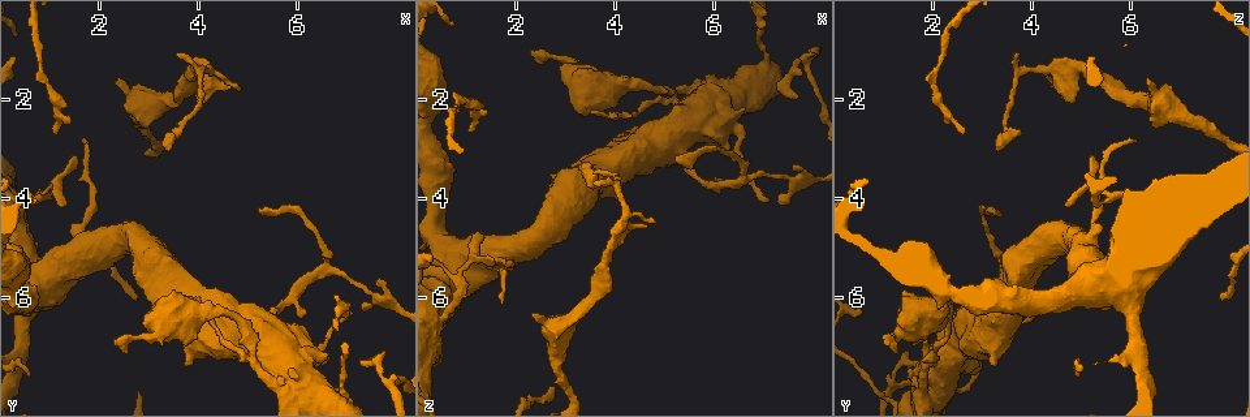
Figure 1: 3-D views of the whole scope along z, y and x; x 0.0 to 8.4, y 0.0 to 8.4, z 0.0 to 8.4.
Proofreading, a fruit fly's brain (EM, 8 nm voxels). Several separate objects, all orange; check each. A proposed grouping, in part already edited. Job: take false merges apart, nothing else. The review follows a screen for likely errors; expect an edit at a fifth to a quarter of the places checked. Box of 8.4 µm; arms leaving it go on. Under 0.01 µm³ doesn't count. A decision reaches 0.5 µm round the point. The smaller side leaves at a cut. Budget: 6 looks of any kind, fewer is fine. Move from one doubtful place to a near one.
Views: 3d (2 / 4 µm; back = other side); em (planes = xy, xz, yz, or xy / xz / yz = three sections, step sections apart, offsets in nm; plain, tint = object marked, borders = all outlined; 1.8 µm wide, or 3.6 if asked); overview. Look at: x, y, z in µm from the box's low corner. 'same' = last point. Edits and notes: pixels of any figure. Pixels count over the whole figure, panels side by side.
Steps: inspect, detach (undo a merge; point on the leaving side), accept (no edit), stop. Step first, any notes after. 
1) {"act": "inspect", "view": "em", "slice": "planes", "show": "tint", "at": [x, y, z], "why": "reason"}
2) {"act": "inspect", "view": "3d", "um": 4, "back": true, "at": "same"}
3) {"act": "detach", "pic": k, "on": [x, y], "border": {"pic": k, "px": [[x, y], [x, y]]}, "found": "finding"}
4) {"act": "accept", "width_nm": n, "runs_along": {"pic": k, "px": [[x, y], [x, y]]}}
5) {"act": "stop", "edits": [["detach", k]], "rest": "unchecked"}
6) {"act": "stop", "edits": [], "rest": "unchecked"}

{"act": "inspect", "view": "3d", "um": 4, "at": [5.90, 7.10, 2.45], "why": "sudden change in width"}

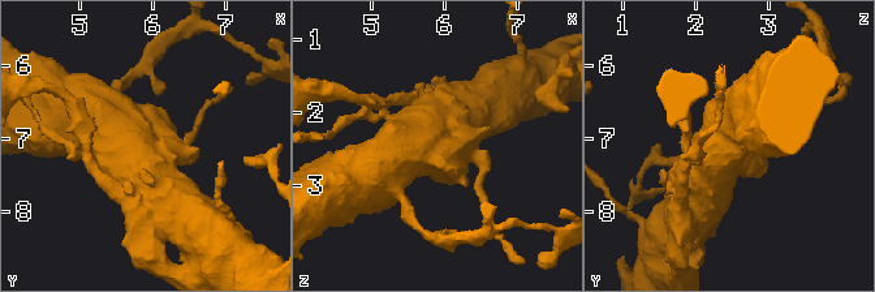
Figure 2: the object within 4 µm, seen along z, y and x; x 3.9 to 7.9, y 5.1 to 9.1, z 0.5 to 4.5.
{"act": "inspect", "view": "em", "um": 3.6, "slice": "planes", "show": "plain", "at": [5.85, 7.10, 2.45], "why": "shape alone is not enough"}

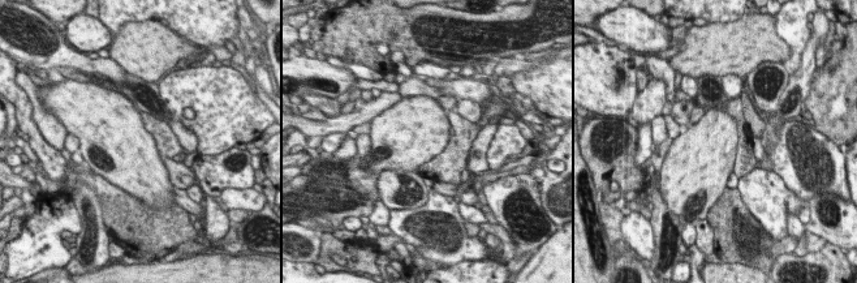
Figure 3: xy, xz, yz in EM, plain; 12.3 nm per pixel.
{"act": "inspect", "view": "em", "um": 3.6, "slice": "planes", "show": "tint", "at": "same"}

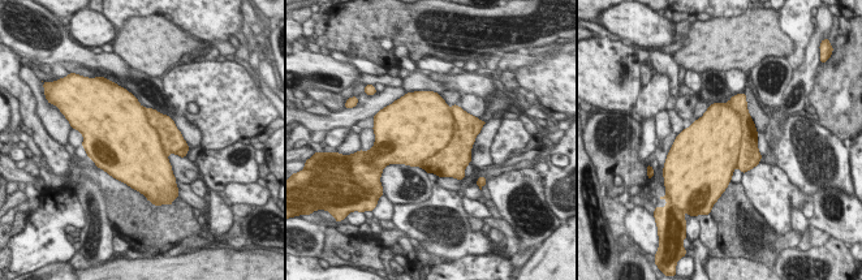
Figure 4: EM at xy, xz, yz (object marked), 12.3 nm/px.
{"act": "detach", "pic": 4, "on": [749, 153], "width_nm": 800, "border": {"pic": 4, "px": [[728, 102], [741, 125], [736, 166]]}, "found": "a second neuron is stuck on"}

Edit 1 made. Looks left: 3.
{"act": "inspect", "view": "3d", "um": 4, "back": true, "at": [0.60, 5.85, 5.10], "why": "thick turns thin"}

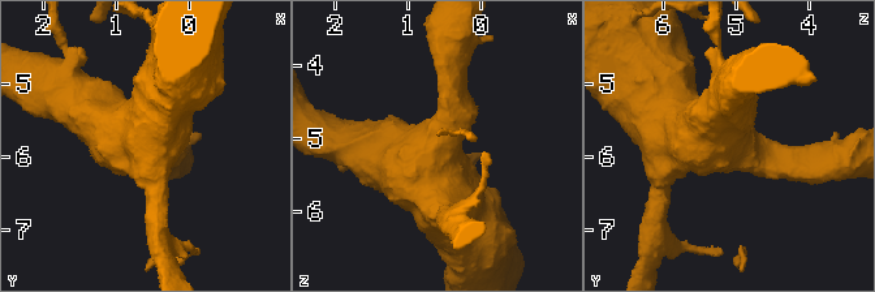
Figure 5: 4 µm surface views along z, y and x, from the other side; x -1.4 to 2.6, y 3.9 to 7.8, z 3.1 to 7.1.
{"act": "inspect", "view": "em", "um": 3.6, "slice": "yz", "step": 4, "show": "borders", "at": [0.55, 5.85, 5.05], "why": "shape alone is not enough"}

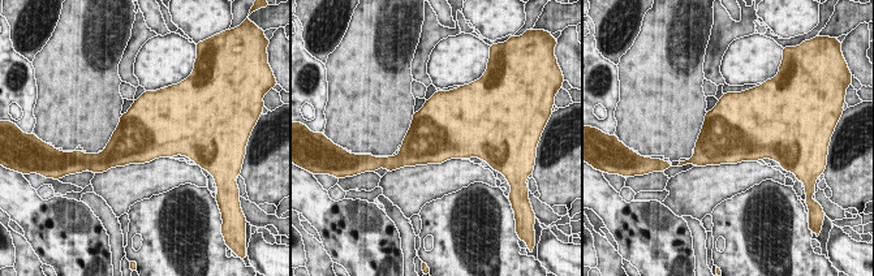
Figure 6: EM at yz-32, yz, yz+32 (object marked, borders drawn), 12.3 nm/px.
{"act": "accept", "width_nm": 750, "found": "all the same neuron"}

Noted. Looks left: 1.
{"act": "stop", "edits": [["detach", 4]], "rest": "unchecked"}

